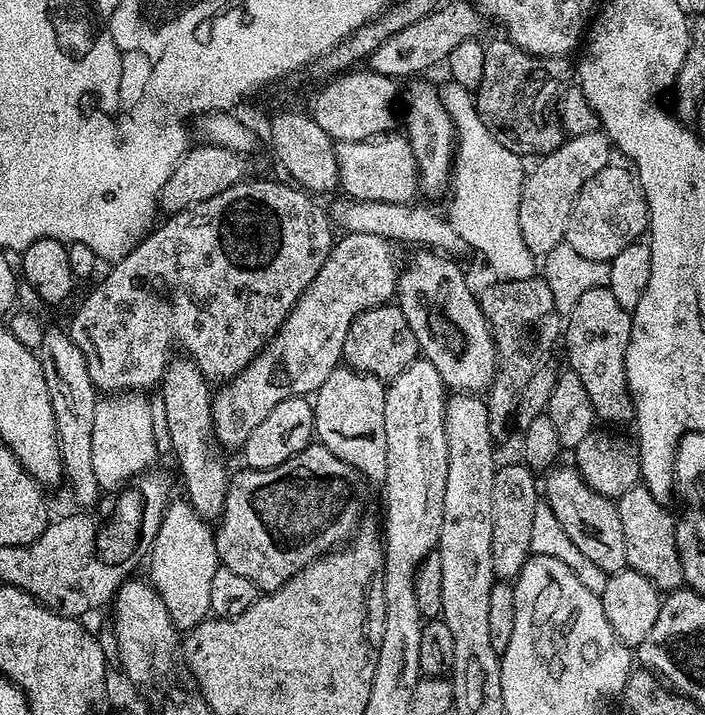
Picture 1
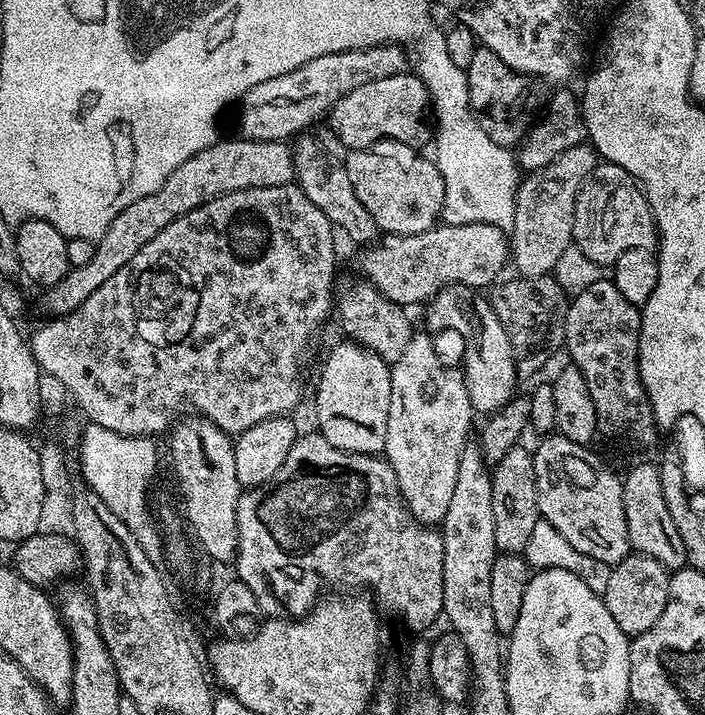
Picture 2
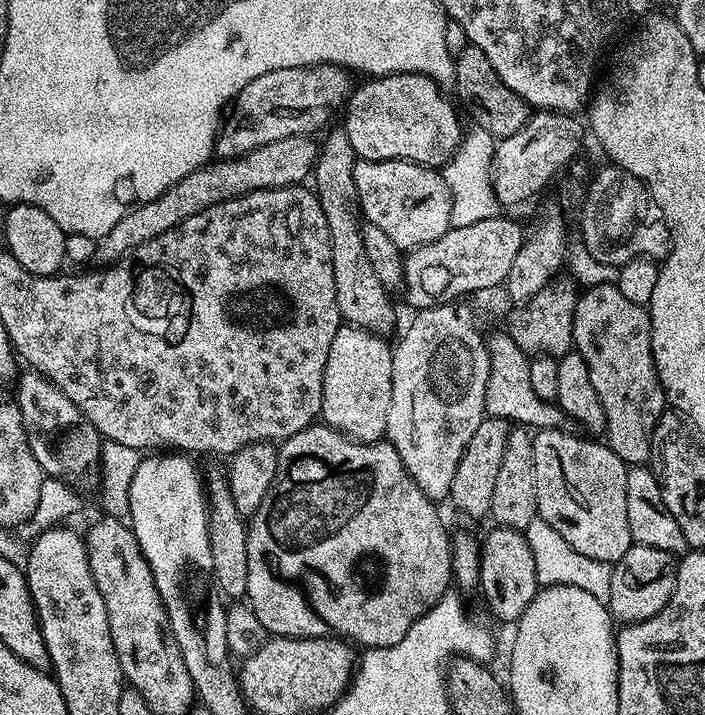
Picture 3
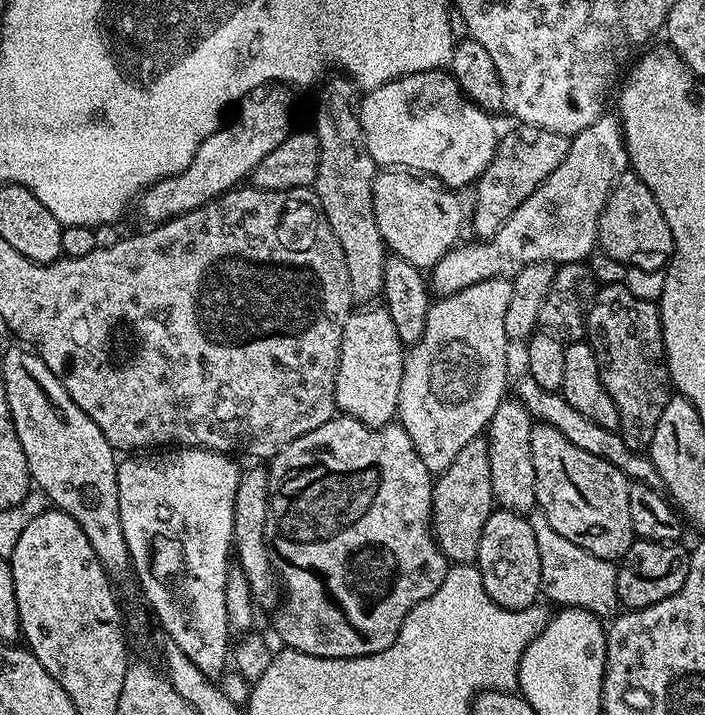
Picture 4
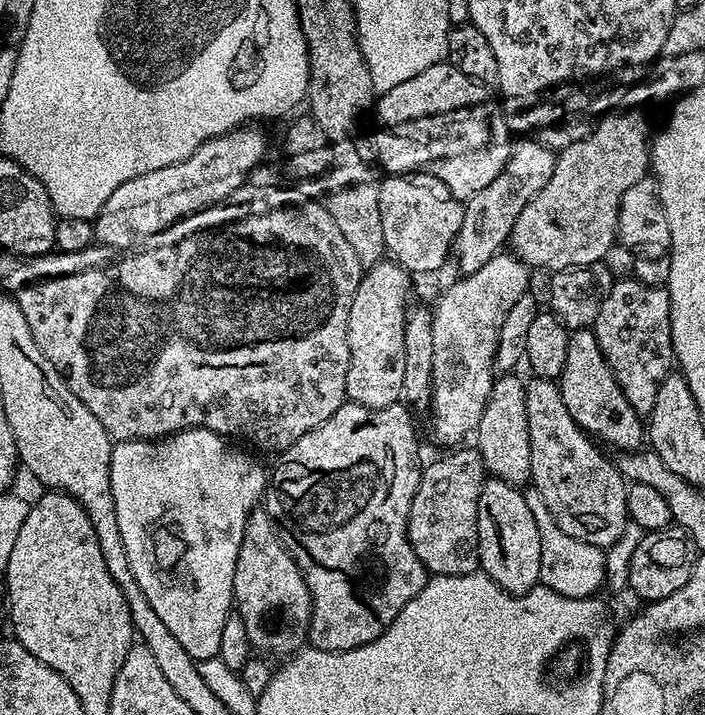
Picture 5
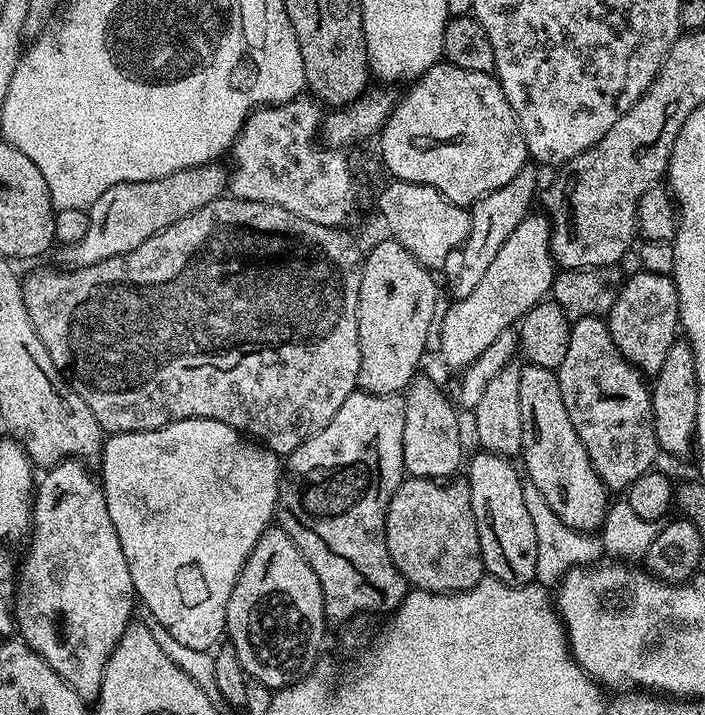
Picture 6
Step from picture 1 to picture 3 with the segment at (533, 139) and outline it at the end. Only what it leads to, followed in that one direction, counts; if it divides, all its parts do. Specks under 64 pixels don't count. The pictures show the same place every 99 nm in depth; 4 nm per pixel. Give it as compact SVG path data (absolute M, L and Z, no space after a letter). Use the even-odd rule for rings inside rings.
M471 46L464 48L462 54L456 57L456 79L454 81L455 95L460 95L459 103L464 103L463 111L472 115L472 124L486 130L494 138L512 136L522 126L530 115L530 109L525 100L514 90L507 88L500 80L499 74L490 66L490 58L482 50Z

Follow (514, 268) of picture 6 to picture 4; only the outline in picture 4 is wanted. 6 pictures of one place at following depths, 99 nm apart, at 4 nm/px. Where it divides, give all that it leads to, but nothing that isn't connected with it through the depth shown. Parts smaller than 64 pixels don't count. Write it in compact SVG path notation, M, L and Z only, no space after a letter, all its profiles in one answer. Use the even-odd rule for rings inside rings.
M501 278L474 282L474 286L466 286L466 290L458 290L449 296L440 296L437 299L437 304L436 301L429 303L426 314L426 330L422 330L422 338L407 349L404 357L404 369L402 370L402 386L398 390L396 414L399 424L406 430L406 434L410 434L410 442L414 442L414 450L418 450L418 458L422 458L422 462L426 462L429 472L433 474L445 472L450 466L450 462L454 462L458 450L462 450L462 446L466 446L466 442L470 442L487 429L490 418L494 418L494 410L498 410L500 403L506 399L507 392L504 391L507 388L509 391L510 388L510 380L508 384L508 347L510 347L510 341L506 334L506 310L511 293L511 279Z

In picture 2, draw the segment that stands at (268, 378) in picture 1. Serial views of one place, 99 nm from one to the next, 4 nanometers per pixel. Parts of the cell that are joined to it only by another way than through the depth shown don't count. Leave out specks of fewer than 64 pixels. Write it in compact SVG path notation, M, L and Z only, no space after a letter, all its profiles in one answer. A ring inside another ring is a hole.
M440 222L422 234L385 235L379 244L380 248L368 246L361 251L364 252L360 256L360 272L364 275L361 277L390 298L390 302L401 306L423 305L448 284L484 290L487 284L497 283L496 275L510 260L510 240L505 229L489 224Z

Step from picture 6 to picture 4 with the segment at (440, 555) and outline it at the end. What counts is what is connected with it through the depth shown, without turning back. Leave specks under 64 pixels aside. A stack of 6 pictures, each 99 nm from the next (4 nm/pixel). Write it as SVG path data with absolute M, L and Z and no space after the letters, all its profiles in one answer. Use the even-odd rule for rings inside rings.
M478 435L462 450L458 450L454 462L445 472L435 477L432 486L432 535L436 537L436 545L442 550L442 554L452 564L470 564L475 561L478 554L478 546L482 538L482 526L486 526L486 518L494 510L492 498L492 483L490 482L490 450L488 441L483 435Z

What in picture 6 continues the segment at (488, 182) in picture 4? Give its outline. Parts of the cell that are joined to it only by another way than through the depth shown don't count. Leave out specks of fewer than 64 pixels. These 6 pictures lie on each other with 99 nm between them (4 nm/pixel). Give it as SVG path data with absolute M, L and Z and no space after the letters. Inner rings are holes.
M525 166L518 175L510 178L510 182L506 182L506 186L494 190L490 195L484 196L471 205L470 234L464 240L462 247L454 250L450 258L446 258L442 269L444 275L442 284L443 287L444 284L448 287L449 297L452 300L466 298L466 294L471 294L478 286L478 282L482 282L490 262L494 262L498 250L502 250L502 242L506 242L506 238L510 238L510 234L514 234L514 230L518 230L520 223L533 211L532 199L535 196L536 176L531 172L531 167Z

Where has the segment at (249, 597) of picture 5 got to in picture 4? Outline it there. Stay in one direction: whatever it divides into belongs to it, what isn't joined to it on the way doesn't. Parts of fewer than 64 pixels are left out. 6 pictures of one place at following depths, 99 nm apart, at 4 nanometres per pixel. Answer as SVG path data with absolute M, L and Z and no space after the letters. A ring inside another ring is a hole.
M245 467L240 474L238 482L238 494L234 498L234 530L232 531L232 542L234 545L234 558L238 563L242 574L246 574L246 582L250 584L250 594L252 603L257 609L275 609L281 603L282 585L274 569L274 557L268 546L266 538L266 518L268 517L268 468L247 468Z

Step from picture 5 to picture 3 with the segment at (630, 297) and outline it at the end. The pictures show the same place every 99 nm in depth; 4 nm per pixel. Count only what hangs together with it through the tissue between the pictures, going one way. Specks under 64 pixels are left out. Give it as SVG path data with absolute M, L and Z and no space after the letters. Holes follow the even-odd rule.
M615 283L585 287L576 298L572 343L575 351L582 354L586 370L590 370L590 383L598 393L598 402L602 402L602 410L606 410L604 436L608 448L614 450L614 454L618 454L618 458L622 458L624 464L647 465L651 461L654 447L652 443L654 426L658 426L658 418L662 418L662 414L666 411L662 382L654 366L652 327L647 307L630 302Z

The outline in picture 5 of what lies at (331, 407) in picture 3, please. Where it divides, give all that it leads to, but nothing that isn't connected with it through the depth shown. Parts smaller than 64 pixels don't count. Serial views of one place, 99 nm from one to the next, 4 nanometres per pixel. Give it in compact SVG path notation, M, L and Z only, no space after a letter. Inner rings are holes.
M385 258L379 264L371 265L361 275L360 285L354 294L354 302L350 302L350 322L348 323L348 341L350 342L350 370L346 370L346 397L351 403L361 404L367 408L385 408L391 404L397 403L403 397L402 377L406 371L406 314L410 307L408 301L408 291L412 288L413 277L407 272L405 268L400 267L399 264L393 262L391 259Z

